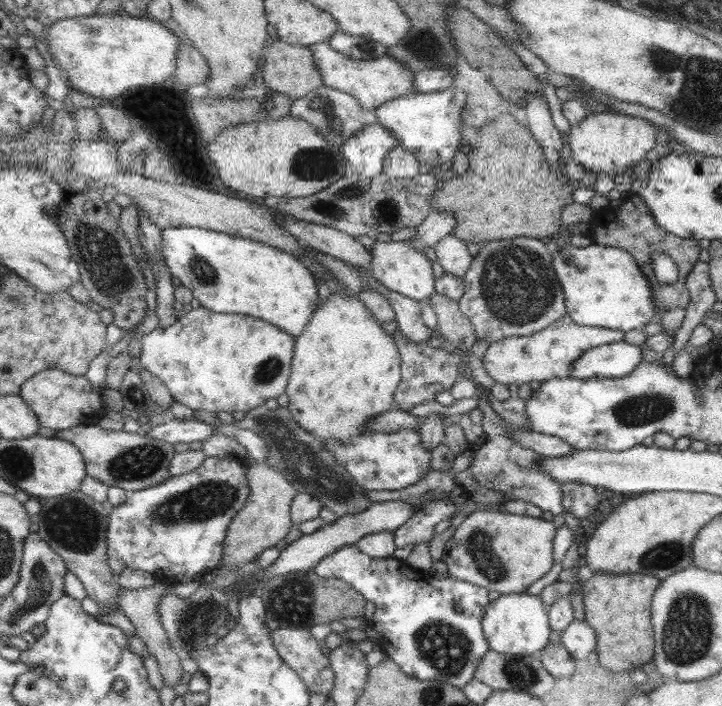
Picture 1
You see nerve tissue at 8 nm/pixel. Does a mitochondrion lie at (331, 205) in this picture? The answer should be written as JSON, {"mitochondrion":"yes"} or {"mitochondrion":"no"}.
{"mitochondrion":"yes"}

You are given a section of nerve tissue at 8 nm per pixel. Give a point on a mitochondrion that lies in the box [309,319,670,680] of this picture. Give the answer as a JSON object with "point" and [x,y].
{"point":[481,551]}

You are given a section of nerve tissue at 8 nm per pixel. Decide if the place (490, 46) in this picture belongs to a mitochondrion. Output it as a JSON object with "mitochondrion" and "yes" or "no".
{"mitochondrion":"no"}

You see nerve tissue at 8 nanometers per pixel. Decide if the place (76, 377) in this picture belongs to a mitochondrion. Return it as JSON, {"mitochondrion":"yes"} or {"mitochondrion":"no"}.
{"mitochondrion":"no"}

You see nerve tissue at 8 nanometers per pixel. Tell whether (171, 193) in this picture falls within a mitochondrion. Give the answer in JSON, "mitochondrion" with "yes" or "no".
{"mitochondrion":"no"}

